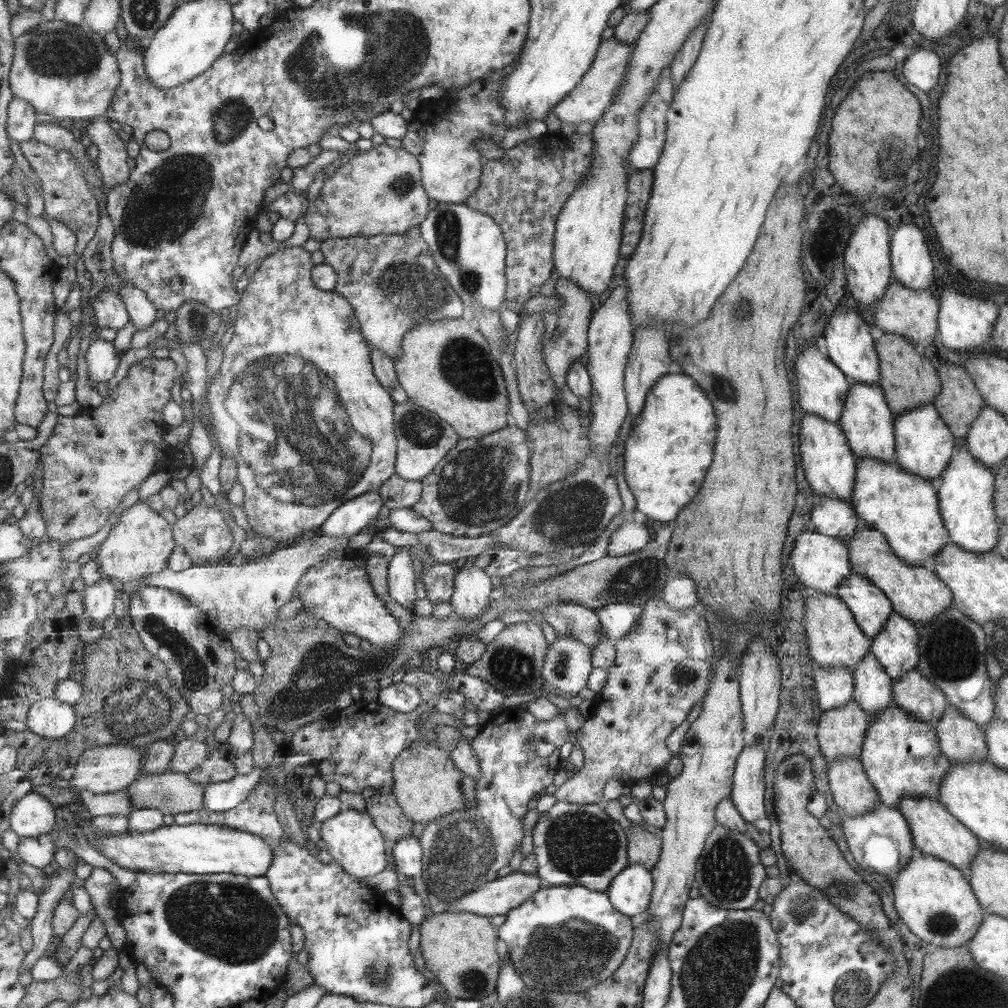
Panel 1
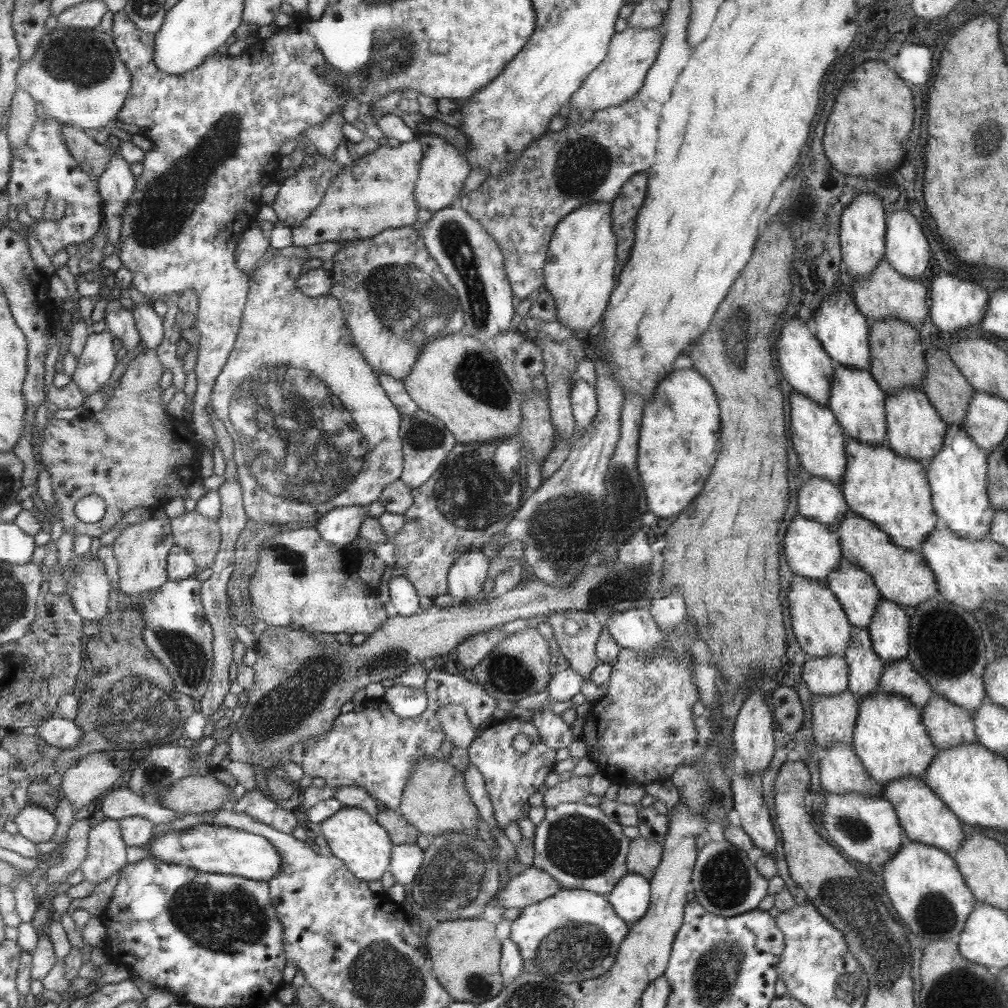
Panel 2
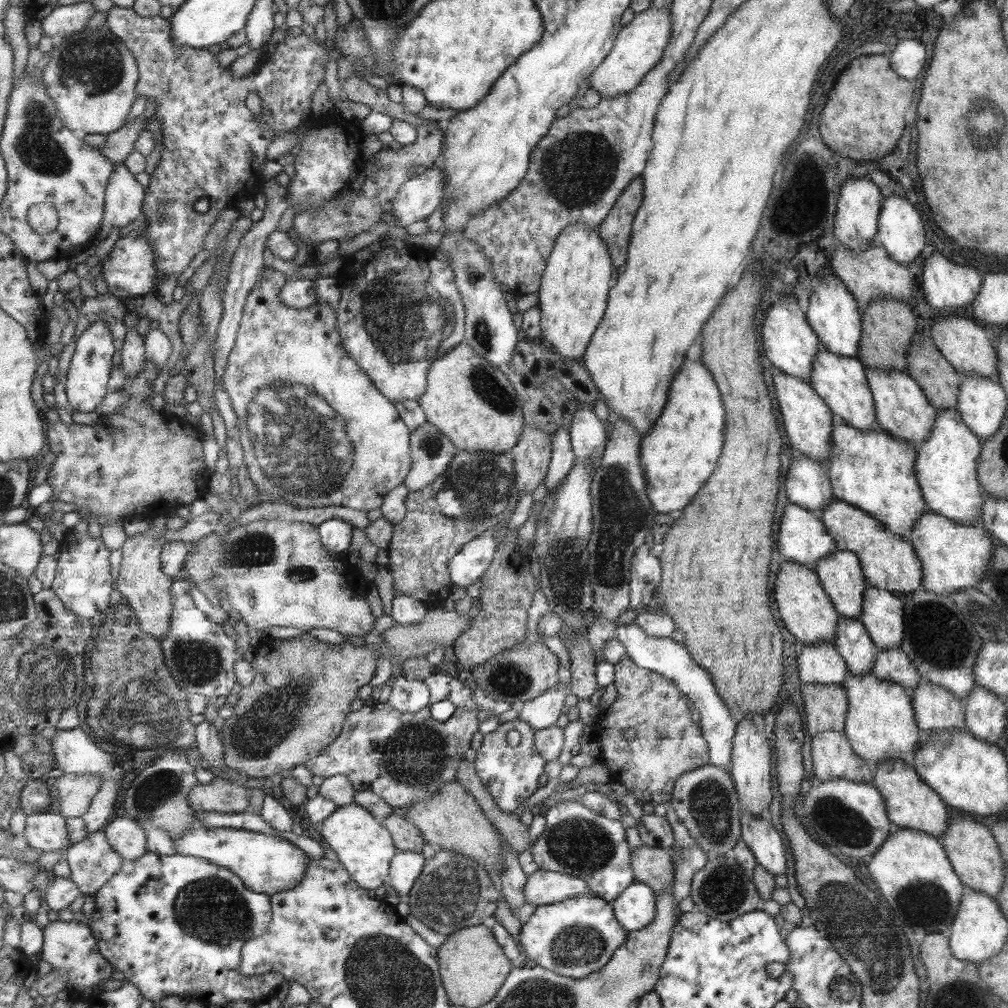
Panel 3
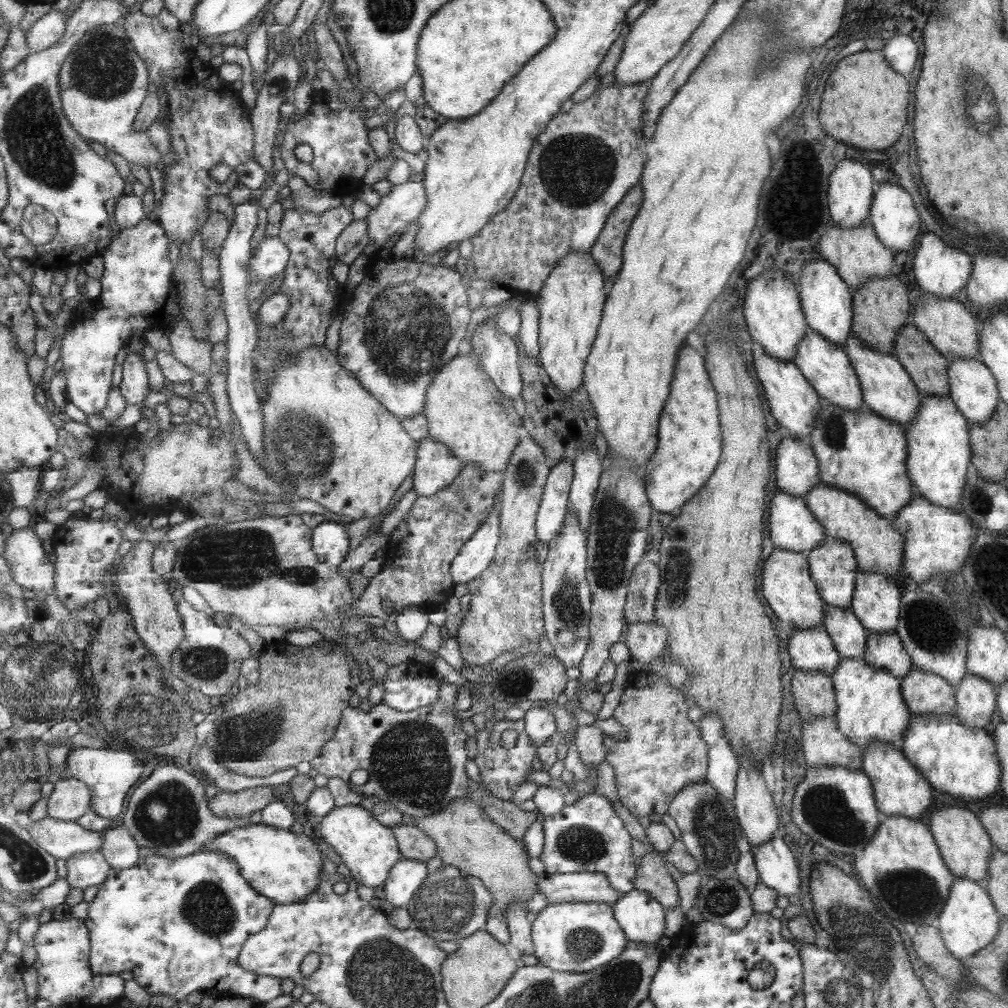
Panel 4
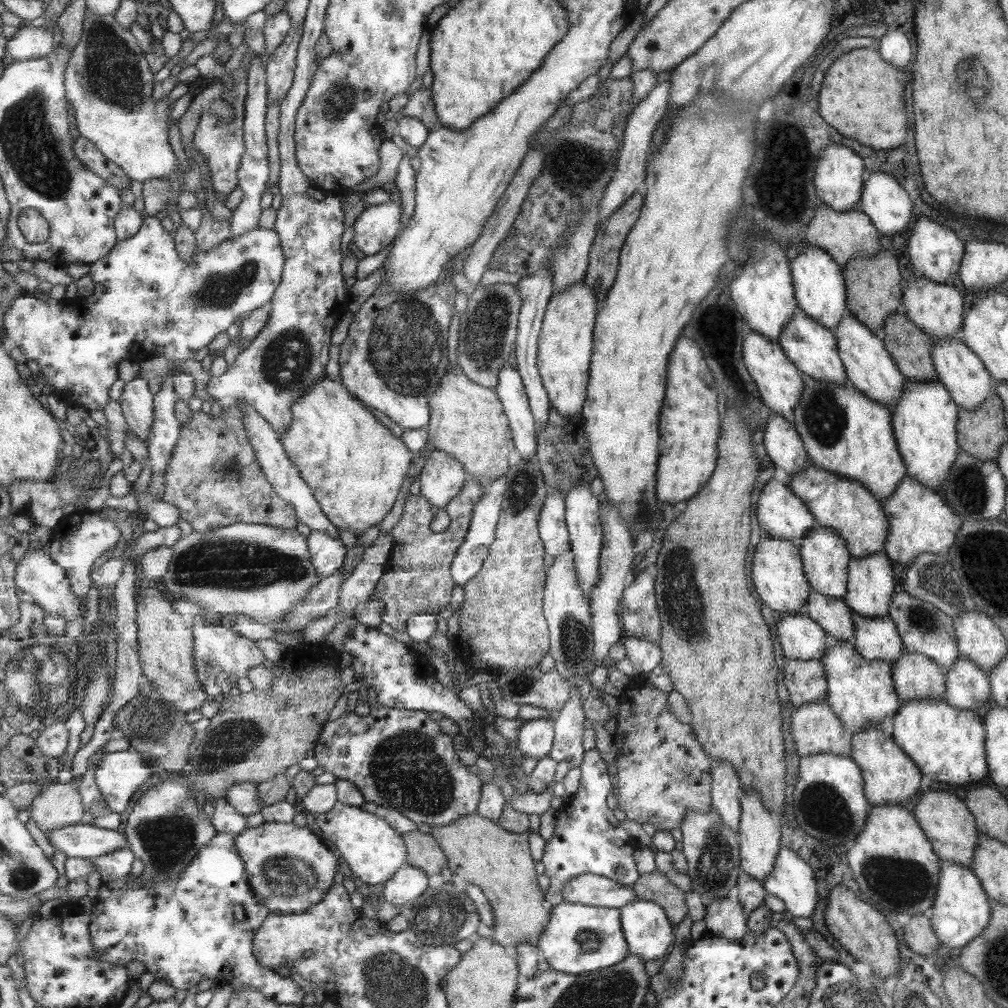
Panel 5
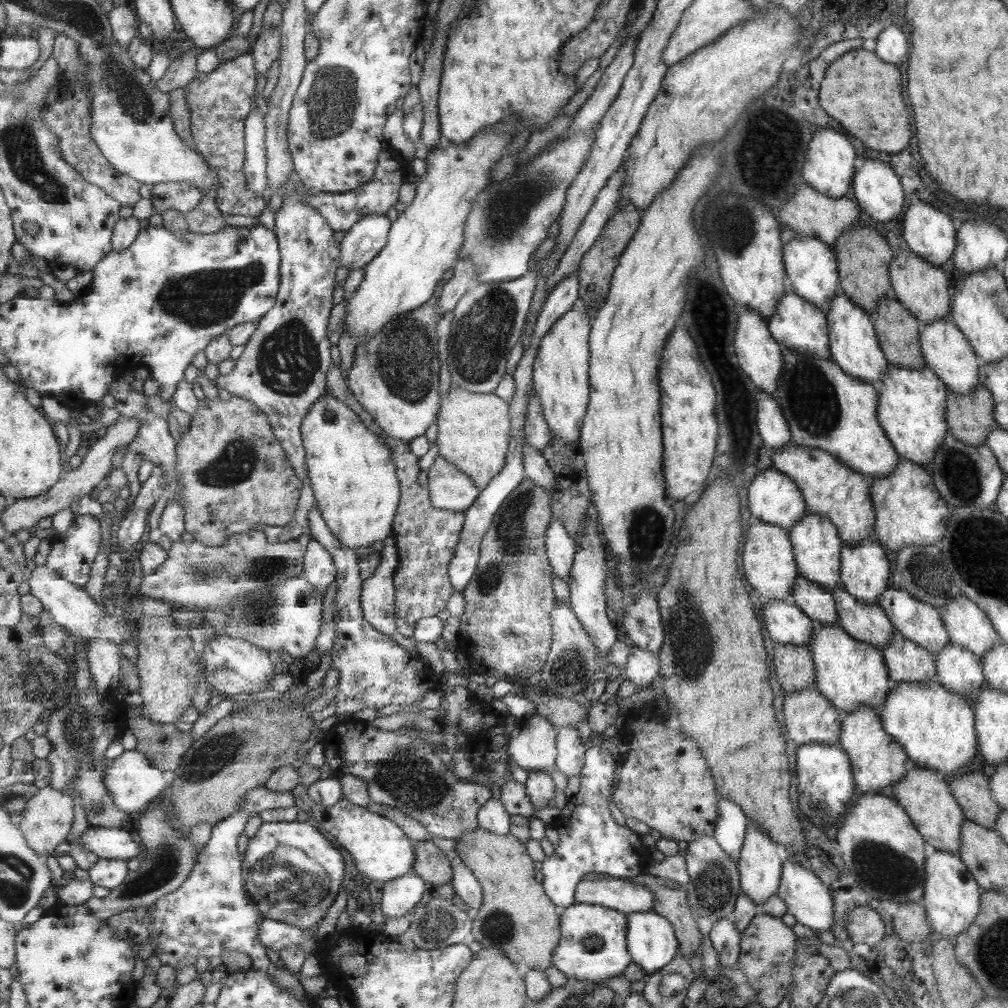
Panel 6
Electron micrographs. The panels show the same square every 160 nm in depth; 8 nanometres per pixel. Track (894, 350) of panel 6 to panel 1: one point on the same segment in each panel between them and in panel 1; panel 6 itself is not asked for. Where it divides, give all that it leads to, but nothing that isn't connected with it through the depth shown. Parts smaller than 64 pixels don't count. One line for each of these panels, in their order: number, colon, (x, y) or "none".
1: (959, 403)
2: (949, 392)
3: (939, 380)
4: (929, 368)
5: (911, 348)

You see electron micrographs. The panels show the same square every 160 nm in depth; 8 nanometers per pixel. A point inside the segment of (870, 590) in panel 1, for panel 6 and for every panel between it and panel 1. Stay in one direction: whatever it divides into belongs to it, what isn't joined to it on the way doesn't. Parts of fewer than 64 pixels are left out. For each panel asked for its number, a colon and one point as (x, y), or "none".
2: (858, 595)
3: (840, 574)
4: (832, 566)
5: (825, 557)
6: (815, 541)

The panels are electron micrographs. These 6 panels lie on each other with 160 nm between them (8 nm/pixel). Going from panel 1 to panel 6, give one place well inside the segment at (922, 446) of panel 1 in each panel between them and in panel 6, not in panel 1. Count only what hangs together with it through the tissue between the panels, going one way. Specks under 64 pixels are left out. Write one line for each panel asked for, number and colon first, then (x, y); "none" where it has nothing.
2: (915, 430)
3: (901, 409)
4: (887, 391)
5: (870, 369)
6: (853, 346)

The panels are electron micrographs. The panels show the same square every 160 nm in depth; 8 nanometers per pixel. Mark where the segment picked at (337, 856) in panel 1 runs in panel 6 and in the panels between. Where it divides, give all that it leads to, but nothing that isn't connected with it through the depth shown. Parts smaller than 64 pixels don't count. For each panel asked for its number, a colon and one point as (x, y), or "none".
2: (354, 835)
3: (365, 846)
4: (369, 849)
5: (375, 851)
6: (381, 850)

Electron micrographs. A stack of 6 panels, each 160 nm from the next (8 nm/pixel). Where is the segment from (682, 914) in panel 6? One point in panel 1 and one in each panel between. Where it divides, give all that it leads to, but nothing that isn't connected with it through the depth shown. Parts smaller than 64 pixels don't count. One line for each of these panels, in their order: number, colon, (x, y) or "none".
1: (643, 847)
2: (643, 857)
3: (651, 866)
4: (652, 877)
5: (653, 886)

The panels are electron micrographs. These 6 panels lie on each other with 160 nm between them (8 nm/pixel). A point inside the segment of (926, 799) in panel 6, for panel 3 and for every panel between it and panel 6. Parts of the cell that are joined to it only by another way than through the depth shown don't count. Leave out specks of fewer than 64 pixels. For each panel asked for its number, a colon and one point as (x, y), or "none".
3: (972, 849)
4: (964, 844)
5: (946, 821)

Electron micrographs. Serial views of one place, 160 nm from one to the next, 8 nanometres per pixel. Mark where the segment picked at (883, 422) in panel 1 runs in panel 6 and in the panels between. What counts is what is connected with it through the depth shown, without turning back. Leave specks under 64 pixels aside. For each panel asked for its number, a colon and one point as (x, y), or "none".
2: (856, 399)
3: (840, 381)
4: (826, 366)
5: (811, 347)
6: (795, 324)

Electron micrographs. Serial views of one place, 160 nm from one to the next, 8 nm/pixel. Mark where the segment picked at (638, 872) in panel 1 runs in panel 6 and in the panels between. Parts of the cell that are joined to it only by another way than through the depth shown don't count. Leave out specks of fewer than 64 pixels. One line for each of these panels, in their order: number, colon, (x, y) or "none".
2: (630, 898)
3: (634, 909)
4: (640, 916)
5: (646, 928)
6: (651, 940)

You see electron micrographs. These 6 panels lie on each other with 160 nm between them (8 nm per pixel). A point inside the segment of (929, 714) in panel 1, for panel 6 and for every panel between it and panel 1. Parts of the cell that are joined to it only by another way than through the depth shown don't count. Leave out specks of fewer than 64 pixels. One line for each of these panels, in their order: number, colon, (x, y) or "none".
2: (900, 678)
3: (894, 665)
4: (883, 651)
5: (874, 638)
6: (869, 624)

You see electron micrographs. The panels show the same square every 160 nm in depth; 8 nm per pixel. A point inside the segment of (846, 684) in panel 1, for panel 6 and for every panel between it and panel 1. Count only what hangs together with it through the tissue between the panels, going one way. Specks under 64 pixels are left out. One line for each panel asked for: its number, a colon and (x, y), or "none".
2: (828, 676)
3: (817, 664)
4: (812, 650)
5: (800, 637)
6: (786, 624)

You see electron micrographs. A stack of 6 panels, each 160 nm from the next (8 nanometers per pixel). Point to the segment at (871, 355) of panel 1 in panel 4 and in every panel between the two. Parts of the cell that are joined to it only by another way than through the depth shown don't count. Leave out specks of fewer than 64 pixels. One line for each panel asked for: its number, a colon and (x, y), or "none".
2: (840, 327)
3: (832, 311)
4: (826, 299)

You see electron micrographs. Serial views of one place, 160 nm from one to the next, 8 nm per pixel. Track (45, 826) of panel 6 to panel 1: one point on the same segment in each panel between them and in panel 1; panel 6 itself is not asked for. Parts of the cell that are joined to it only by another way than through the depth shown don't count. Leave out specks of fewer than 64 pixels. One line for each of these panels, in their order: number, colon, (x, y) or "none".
1: (102, 769)
2: (95, 774)
3: (76, 791)
4: (71, 799)
5: (61, 805)

